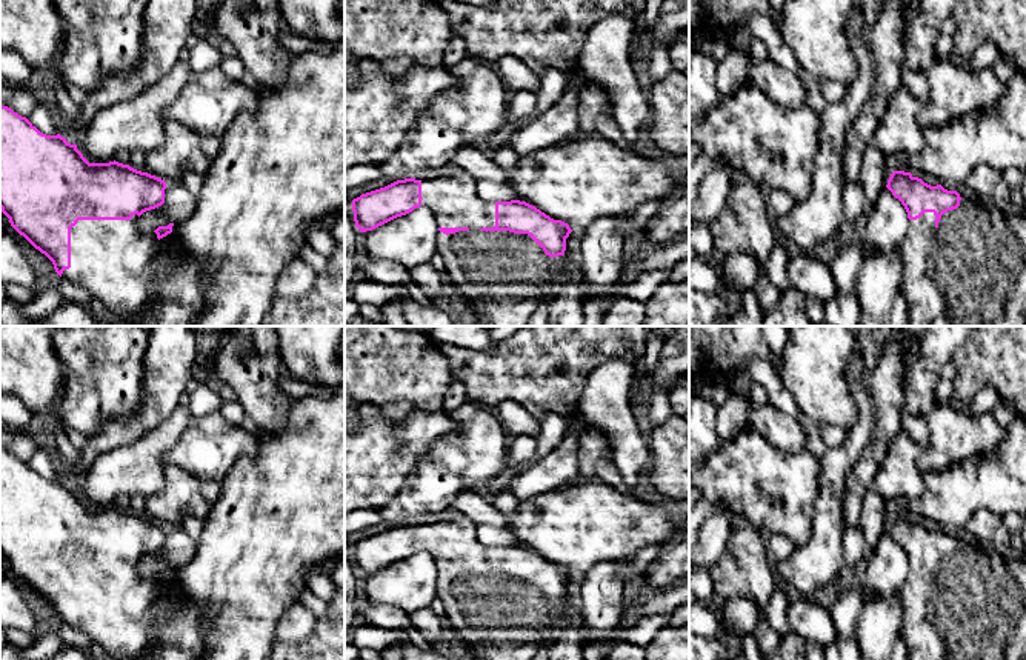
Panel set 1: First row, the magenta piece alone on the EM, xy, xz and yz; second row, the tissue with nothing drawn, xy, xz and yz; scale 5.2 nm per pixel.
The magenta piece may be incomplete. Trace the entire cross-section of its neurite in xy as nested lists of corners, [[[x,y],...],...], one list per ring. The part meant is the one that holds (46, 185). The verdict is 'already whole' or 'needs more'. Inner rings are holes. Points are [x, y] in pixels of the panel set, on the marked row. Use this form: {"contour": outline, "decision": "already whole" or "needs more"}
{"contour": [[[0,105],[0,209],[9,218],[11,226],[23,235],[35,249],[45,254],[54,265],[55,272],[60,278],[77,283],[83,288],[95,302],[95,306],[128,325],[149,305],[151,317],[145,326],[191,326],[191,323],[198,317],[205,305],[203,289],[197,282],[198,266],[191,260],[183,258],[175,252],[166,252],[158,240],[172,232],[174,223],[168,226],[158,226],[152,234],[143,232],[138,225],[138,217],[151,209],[155,209],[165,203],[166,182],[151,175],[148,172],[137,171],[129,165],[118,162],[109,163],[89,163],[83,154],[77,149],[77,145],[71,145],[60,134],[46,135],[40,132],[26,117],[18,115],[11,108]]], "decision": "needs more"}

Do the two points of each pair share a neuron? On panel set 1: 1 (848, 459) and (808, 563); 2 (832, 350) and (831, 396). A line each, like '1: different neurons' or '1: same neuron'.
1: same neuron
2: same neuron

